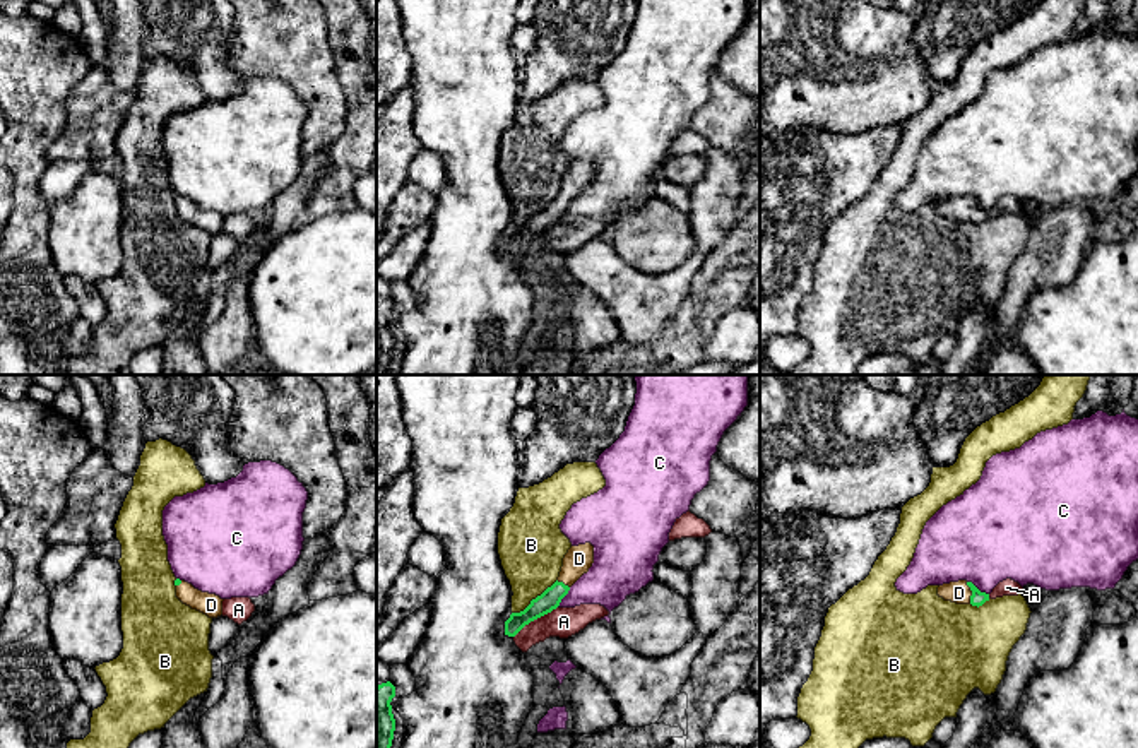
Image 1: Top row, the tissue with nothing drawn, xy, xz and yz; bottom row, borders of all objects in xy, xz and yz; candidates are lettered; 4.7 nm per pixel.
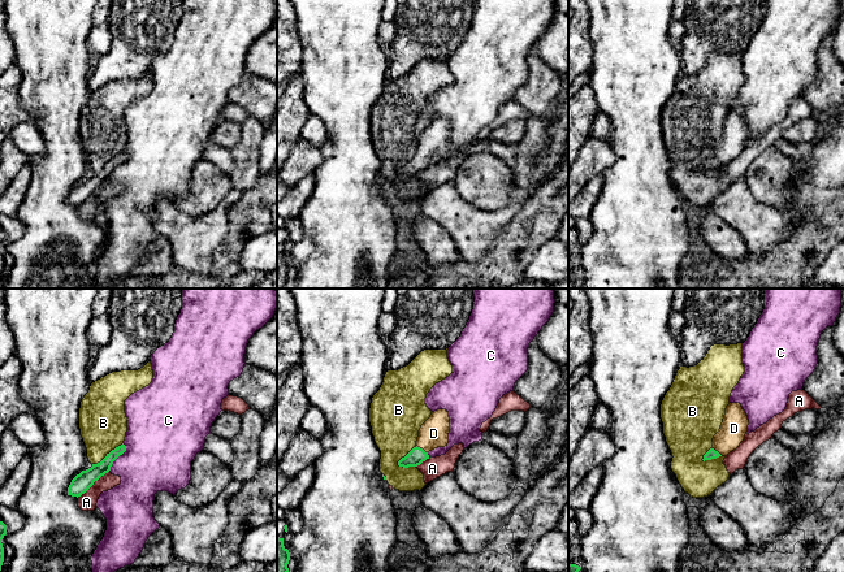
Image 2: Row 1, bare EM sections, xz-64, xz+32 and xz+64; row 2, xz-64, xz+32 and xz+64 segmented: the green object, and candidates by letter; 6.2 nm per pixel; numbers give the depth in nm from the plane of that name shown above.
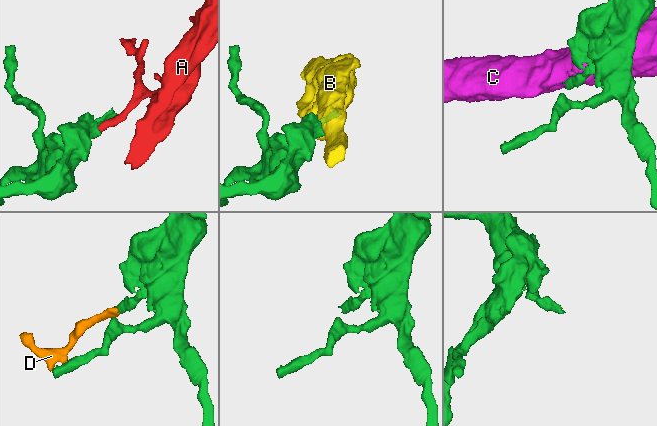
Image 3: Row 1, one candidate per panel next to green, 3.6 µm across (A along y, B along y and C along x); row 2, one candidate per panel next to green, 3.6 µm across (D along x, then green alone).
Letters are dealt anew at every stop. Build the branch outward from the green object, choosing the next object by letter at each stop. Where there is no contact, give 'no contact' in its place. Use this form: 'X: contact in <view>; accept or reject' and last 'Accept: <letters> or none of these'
A: contact in xz; reject
B: contact in xz; reject
C: contact in yz; reject
D: contact in yz; accept
Accept: D

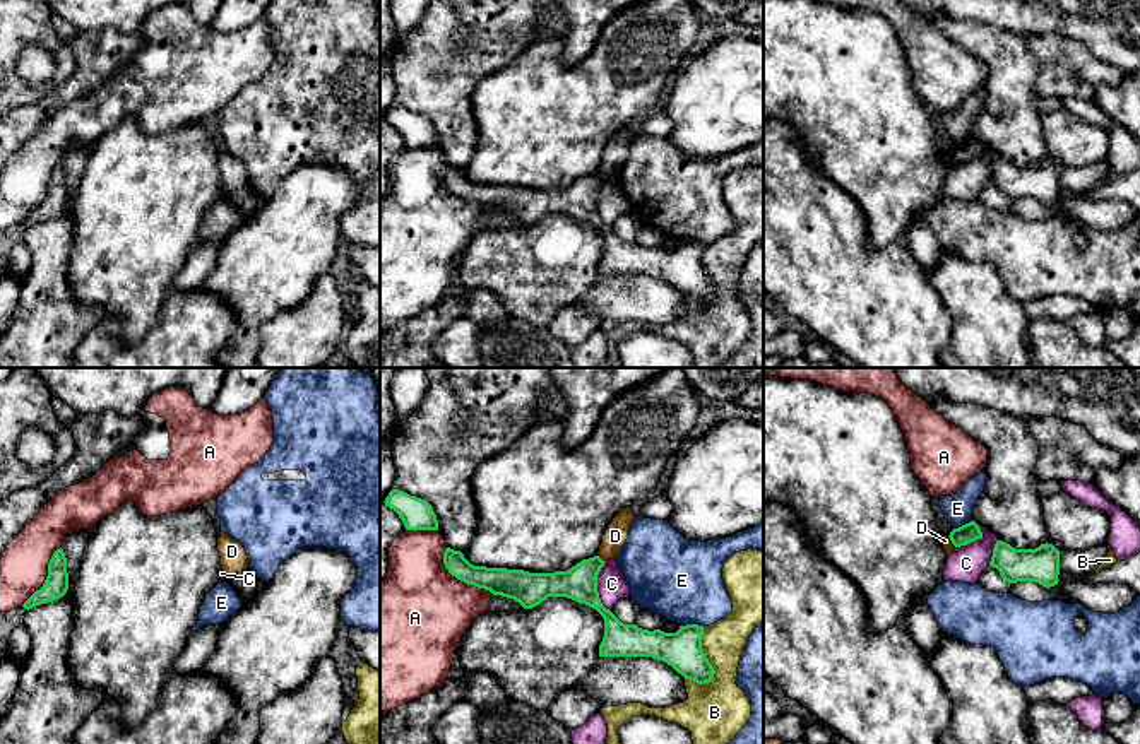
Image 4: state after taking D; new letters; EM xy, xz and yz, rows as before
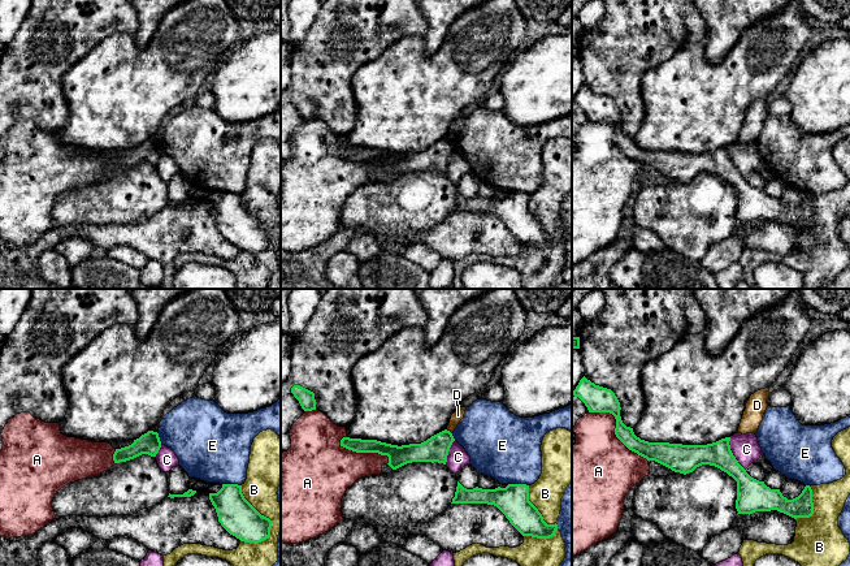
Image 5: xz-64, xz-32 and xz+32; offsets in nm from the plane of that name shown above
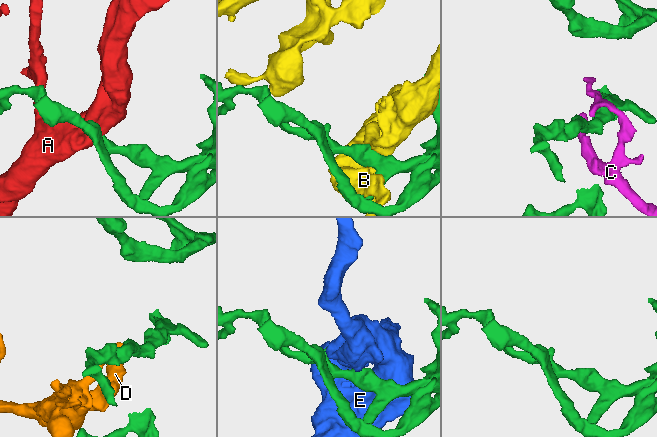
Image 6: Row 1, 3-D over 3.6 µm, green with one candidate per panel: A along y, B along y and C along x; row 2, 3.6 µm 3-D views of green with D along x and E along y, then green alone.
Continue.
A: contact in xz; reject
B: contact in xz; reject
C: contact in xz; reject
D: contact in xz; reject
E: contact in xz; reject
Accept: none of these

